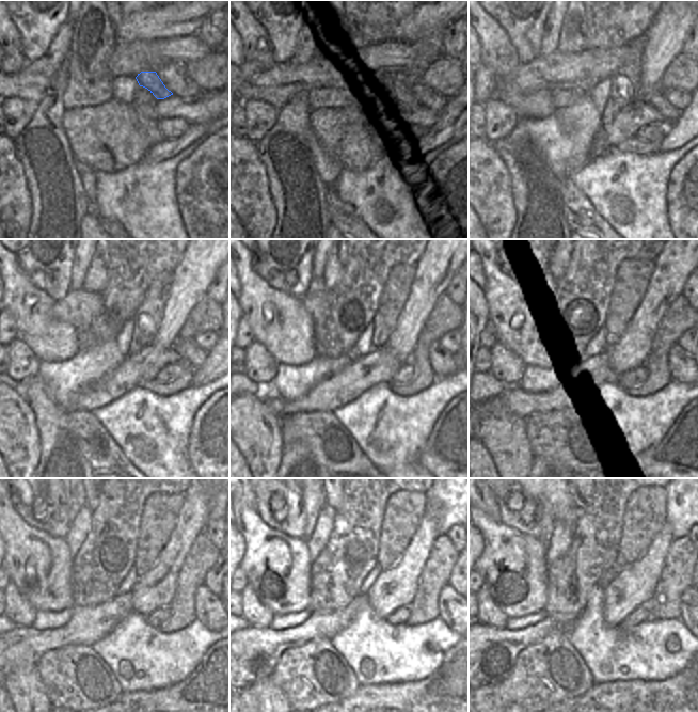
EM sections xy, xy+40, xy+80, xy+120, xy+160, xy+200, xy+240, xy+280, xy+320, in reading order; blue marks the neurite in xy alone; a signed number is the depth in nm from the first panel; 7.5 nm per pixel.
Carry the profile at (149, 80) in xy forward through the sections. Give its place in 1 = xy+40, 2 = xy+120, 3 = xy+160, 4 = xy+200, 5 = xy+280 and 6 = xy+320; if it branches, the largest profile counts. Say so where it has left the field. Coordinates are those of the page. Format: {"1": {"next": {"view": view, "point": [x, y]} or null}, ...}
{"1": {"next": {"view": "xy+40", "point": [401, 91]}}, "2": {"next": {"view": "xy+120", "point": [189, 351]}}, "3": {"next": {"view": "xy+160", "point": [443, 363]}}, "4": {"next": {"view": "xy+200", "point": [684, 368]}}, "5": {"next": {"view": "xy+280", "point": [446, 597]}}, "6": {"next": {"view": "xy+320", "point": [685, 601]}}}

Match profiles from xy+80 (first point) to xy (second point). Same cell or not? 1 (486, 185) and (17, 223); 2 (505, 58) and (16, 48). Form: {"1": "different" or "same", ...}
{"1": "same", "2": "same"}

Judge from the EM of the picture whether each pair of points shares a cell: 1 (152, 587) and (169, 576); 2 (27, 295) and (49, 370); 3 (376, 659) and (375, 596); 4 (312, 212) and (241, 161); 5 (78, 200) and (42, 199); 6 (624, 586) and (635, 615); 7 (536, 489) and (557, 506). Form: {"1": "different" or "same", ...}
{"1": "same", "2": "different", "3": "different", "4": "different", "5": "same", "6": "different", "7": "same"}

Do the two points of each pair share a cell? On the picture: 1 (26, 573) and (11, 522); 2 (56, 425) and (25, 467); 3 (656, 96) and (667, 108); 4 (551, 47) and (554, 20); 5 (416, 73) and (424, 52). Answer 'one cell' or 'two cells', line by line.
1: one cell
2: two cells
3: one cell
4: one cell
5: one cell

